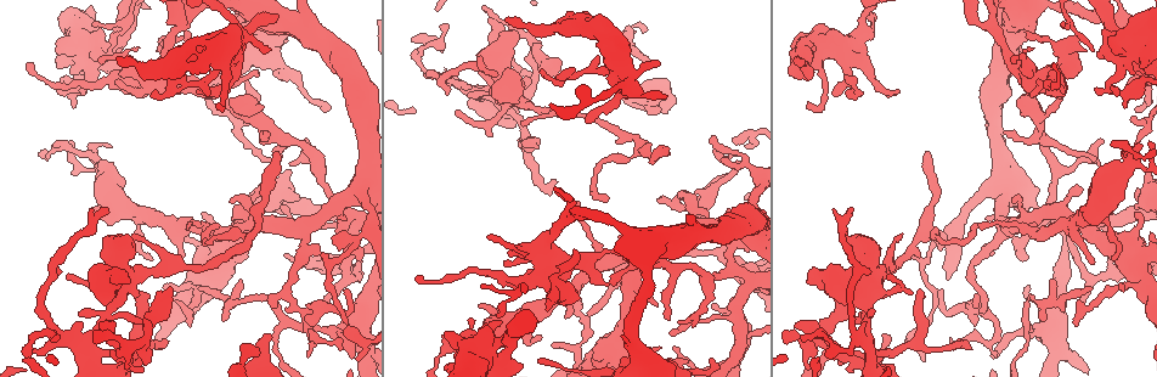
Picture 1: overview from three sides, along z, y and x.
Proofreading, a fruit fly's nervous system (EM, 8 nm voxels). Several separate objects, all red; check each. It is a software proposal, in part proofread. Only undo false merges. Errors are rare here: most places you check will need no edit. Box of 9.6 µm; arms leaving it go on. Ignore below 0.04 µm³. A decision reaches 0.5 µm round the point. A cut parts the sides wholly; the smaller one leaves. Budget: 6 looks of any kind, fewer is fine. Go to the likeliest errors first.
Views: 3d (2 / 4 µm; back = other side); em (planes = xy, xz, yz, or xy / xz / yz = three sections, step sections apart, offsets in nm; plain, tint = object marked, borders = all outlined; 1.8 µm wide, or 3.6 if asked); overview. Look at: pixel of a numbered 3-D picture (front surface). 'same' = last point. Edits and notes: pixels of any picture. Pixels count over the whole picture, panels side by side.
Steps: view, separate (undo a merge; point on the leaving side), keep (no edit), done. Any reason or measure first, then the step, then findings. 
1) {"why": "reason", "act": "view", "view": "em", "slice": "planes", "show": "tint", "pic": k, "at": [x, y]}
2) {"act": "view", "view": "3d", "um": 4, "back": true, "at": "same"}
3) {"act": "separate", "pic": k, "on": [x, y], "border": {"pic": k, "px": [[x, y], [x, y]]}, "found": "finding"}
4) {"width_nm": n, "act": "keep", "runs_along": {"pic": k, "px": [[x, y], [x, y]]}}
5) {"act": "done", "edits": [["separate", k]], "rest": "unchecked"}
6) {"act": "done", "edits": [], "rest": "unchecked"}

{"why": "closes a loop", "act": "view", "view": "3d", "um": 4, "pic": 1, "at": [90, 60]}

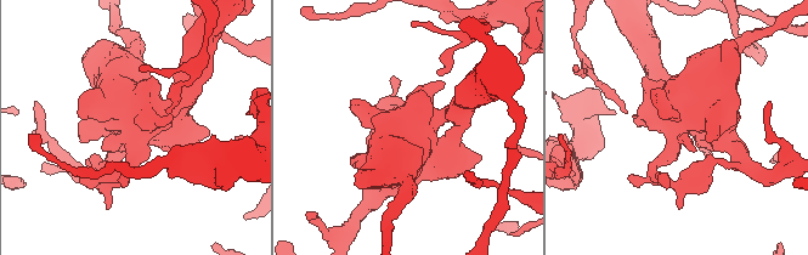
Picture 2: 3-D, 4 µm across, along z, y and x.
{"act": "view", "view": "em", "slice": "planes", "show": "tint", "pic": 2, "at": [677, 127]}

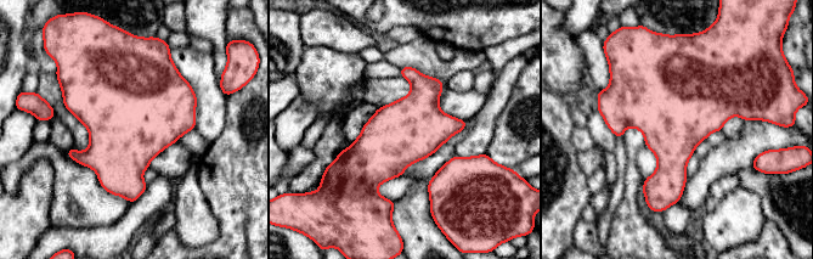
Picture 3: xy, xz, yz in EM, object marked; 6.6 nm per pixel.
{"width_nm": 420, "act": "keep", "found": "one neuron here"}

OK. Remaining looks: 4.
{"why": "calibre changes", "act": "view", "view": "3d", "um": 4, "pic": 1, "at": [626, 84]}

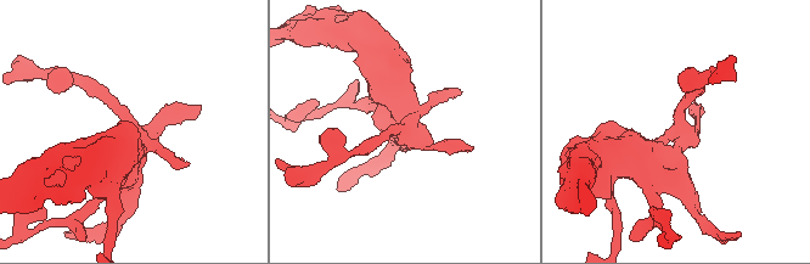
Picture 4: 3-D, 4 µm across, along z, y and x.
{"why": "shape alone is not enough", "act": "view", "view": "em", "slice": "planes", "show": "tint", "pic": 4, "at": [401, 131]}

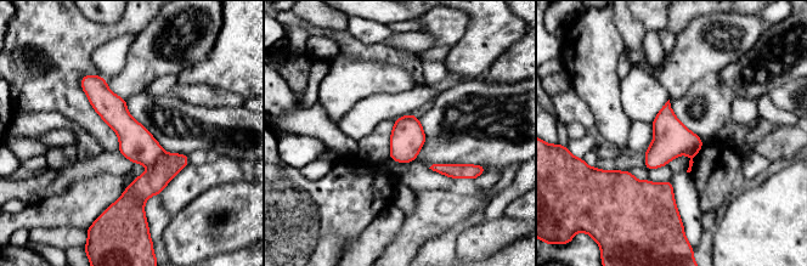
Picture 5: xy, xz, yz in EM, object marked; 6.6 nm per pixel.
{"width_nm": 220, "act": "separate", "pic": 5, "on": [136, 143], "border": {"pic": 5, "px": [[164, 152], [148, 165]]}, "found": "two neurons meet here"}

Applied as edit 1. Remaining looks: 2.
{"why": "touches itself", "act": "view", "view": "em", "slice": "planes", "show": "plain", "pic": 1, "at": [196, 68]}

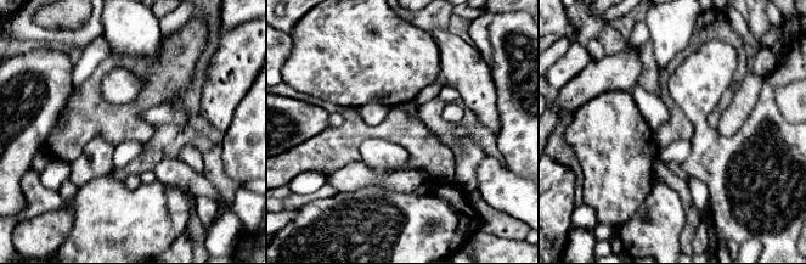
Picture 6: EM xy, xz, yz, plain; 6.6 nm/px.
{"why": "with the object marked", "act": "view", "view": "em", "slice": "planes", "show": "tint", "at": "same"}

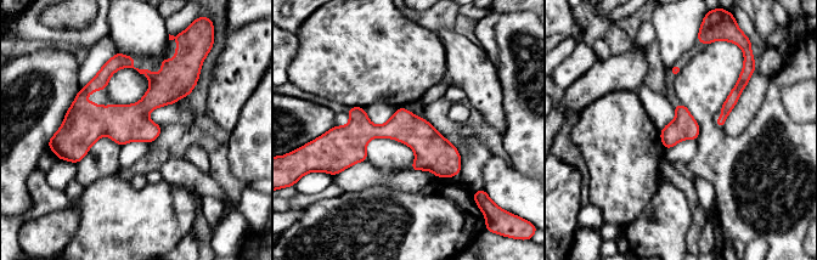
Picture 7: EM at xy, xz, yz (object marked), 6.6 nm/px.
{"act": "keep", "found": "continuous, no second neuron"}

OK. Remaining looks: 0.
{"act": "done", "edits": [["separate", 5]], "rest": "unchecked"}

